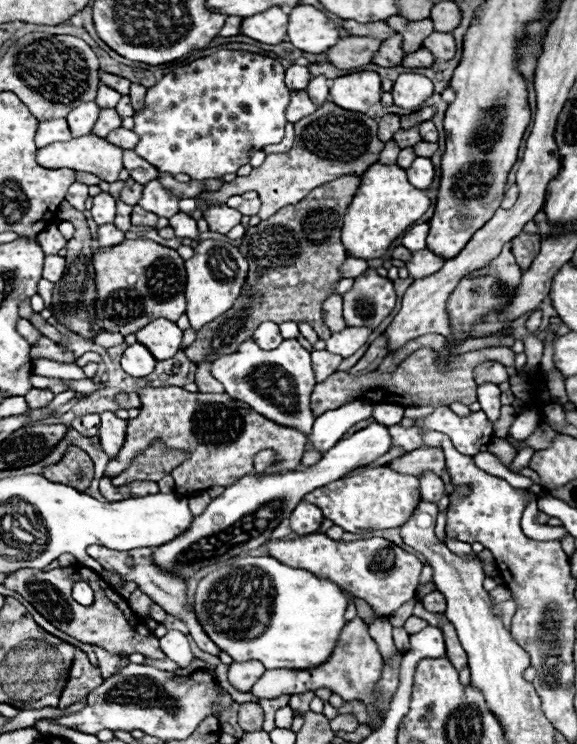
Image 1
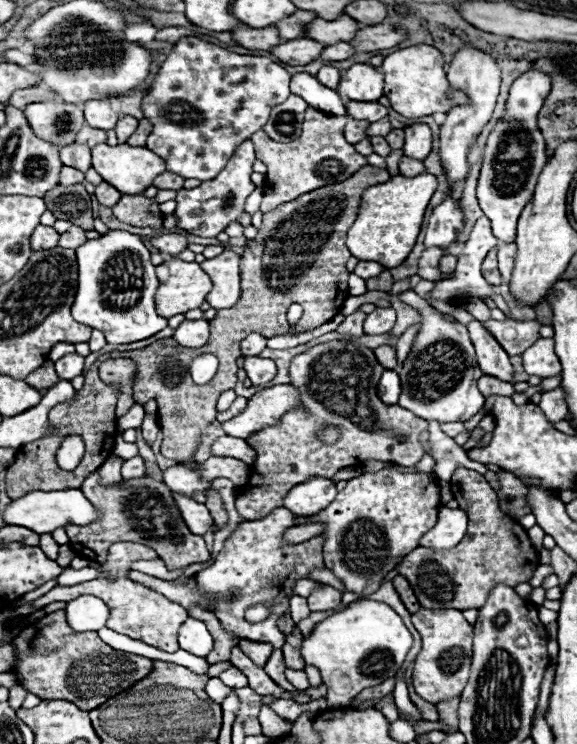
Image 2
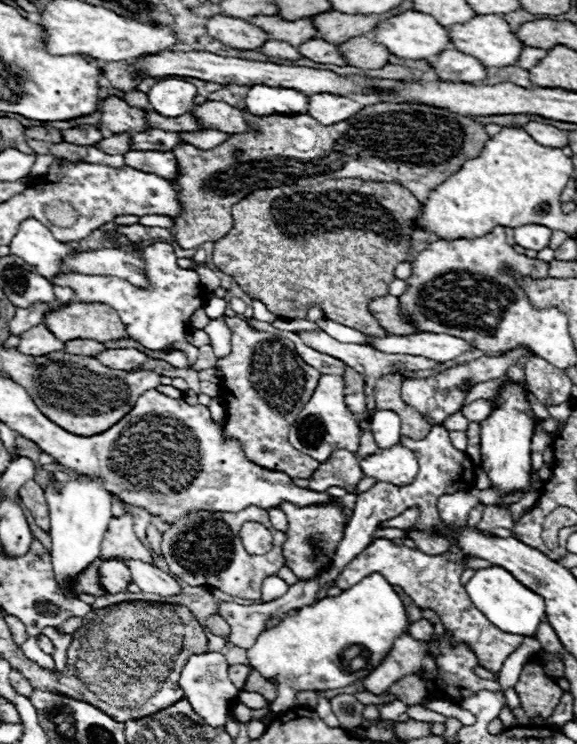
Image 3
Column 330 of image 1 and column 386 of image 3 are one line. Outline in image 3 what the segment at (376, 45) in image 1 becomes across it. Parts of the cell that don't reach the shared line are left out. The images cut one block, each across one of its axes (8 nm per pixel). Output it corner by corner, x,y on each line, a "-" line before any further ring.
356,36
338,48
342,56
348,60
350,66
366,68
366,70
378,70
388,64
390,50
382,48
382,44
374,44
374,40
366,36

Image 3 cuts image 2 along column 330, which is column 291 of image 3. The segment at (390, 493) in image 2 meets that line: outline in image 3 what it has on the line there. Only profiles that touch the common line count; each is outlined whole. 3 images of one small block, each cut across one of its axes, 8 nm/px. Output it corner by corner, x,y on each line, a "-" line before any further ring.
336,498
334,502
316,506
294,506
290,502
282,502
280,508
288,518
288,530
284,532
286,544
282,544
282,554
286,556
286,564
298,576
298,580
310,580
330,564
338,544
344,538
344,528
346,528
344,504

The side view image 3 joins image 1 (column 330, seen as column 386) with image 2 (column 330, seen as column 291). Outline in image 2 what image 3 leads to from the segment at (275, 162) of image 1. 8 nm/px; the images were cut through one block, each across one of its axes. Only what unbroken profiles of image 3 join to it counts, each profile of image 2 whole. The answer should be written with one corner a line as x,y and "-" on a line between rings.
308,108
305,112
304,128
302,128
300,138
288,144
270,140
264,130
258,130
252,134
250,140
254,142
256,158
268,166
268,174
264,182
264,198
260,206
262,212
270,212
276,206
290,202
316,188
344,182
354,172
358,172
360,168
368,164
366,156
358,154
354,146
344,140
344,134
342,134
344,124
346,124
346,116
332,116
332,114

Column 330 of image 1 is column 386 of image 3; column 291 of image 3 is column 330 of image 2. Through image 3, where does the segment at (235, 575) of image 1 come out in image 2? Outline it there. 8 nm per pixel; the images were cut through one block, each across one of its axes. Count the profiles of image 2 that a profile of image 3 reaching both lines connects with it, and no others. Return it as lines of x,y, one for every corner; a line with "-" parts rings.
358,600
346,610
322,620
302,644
302,658
320,670
322,682
328,686
328,708
348,706
350,700
364,688
378,686
402,668
412,634
402,618
384,602

